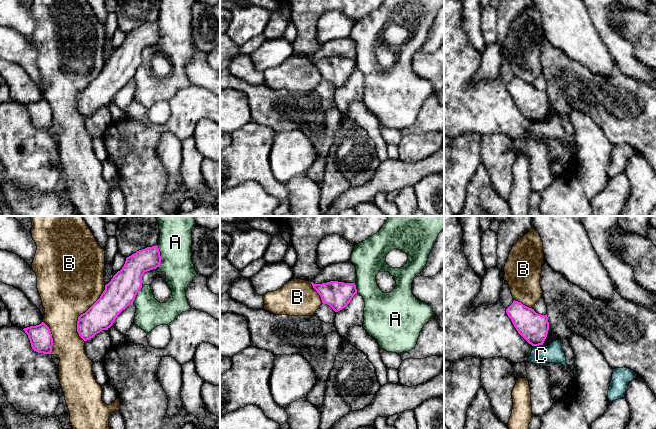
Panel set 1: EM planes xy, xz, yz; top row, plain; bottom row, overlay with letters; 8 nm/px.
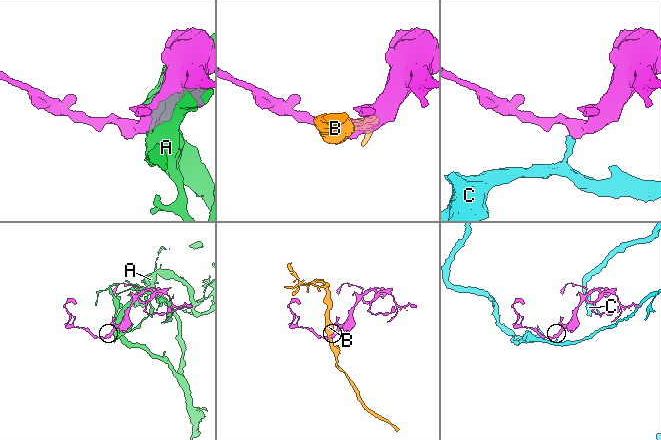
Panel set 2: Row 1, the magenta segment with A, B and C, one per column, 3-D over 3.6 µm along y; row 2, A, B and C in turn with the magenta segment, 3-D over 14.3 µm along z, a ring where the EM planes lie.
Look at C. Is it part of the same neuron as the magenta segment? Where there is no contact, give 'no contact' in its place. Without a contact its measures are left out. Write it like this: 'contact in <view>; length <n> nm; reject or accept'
contact in yz; length 80 nm; reject

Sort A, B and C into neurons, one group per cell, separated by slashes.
A / B / C

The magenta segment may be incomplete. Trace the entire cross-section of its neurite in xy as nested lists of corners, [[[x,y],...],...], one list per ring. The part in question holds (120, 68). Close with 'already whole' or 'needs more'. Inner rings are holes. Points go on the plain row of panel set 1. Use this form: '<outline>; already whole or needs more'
[[[157,21],[127,33],[122,45],[105,61],[100,74],[78,93],[79,112],[87,117],[102,106],[108,106],[117,92],[134,78],[142,64],[143,50],[156,45],[160,39],[161,32]]]; already whole

